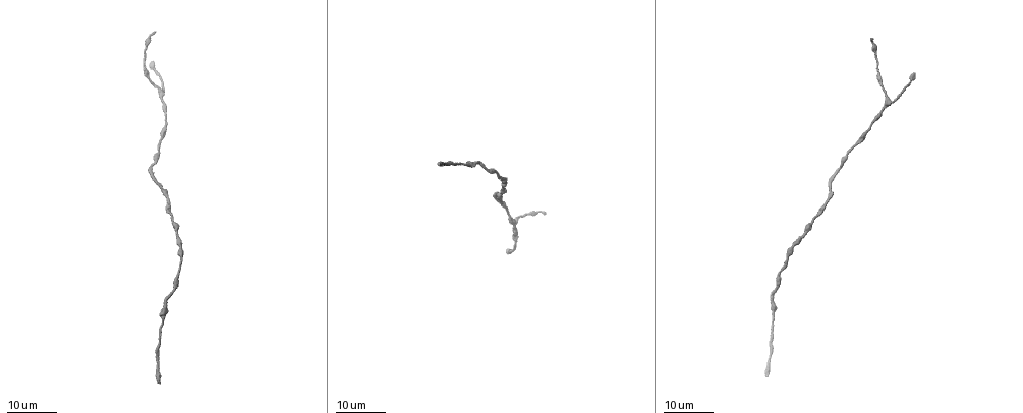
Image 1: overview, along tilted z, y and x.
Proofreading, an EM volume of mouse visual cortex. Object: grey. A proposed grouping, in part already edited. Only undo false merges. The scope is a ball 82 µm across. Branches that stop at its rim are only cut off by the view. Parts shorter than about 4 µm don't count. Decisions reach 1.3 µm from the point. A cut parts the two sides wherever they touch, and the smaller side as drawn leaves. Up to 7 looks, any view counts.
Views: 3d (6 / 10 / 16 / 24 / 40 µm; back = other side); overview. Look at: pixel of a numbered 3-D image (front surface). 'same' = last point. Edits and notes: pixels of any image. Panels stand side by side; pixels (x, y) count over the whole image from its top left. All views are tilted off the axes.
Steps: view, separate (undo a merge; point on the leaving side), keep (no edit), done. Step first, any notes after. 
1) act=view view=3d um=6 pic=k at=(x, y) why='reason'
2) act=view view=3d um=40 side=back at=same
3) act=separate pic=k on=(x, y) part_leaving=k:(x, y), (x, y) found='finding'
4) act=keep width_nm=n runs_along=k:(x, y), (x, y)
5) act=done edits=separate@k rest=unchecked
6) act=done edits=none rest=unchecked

act=view view=3d um=24 pic=1 at=(168, 201)

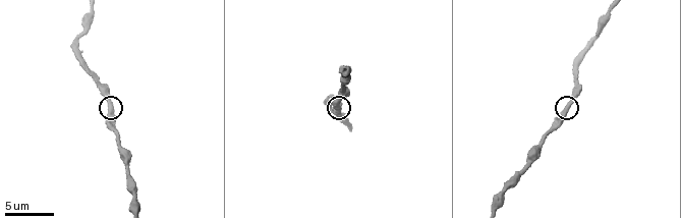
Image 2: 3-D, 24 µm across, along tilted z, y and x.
act=view view=3d um=10 pic=2 at=(568, 107)

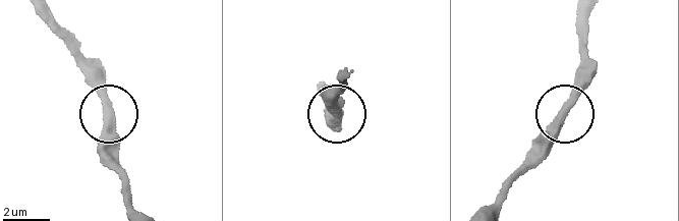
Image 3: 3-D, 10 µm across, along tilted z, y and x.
act=keep width_nm=340 found='one cell here'

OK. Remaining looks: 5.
act=view view=3d um=6 pic=2 at=(609, 9) why='sudden change in width'

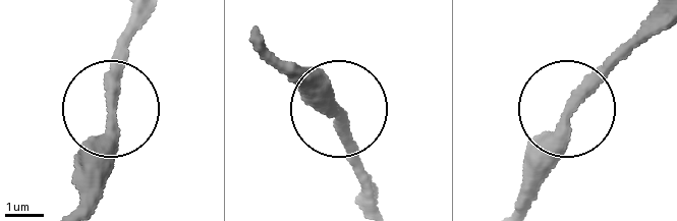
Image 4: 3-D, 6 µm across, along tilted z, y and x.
act=keep runs_along=4:(519, 199), (574, 98), (655, 18) found='continuous, no second cell'

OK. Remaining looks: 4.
act=view view=3d um=24 pic=1 at=(890, 102)

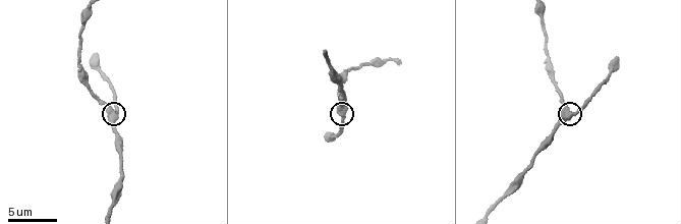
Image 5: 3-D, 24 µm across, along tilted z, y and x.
act=view view=3d um=10 pic=5 at=(342, 119)

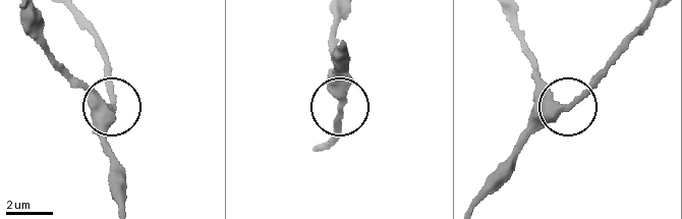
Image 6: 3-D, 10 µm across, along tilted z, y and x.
act=keep side_arm_um=8 found='all the same cell'

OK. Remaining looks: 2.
act=view view=3d um=10 pic=5 at=(88, 88) why='a narrow waist'

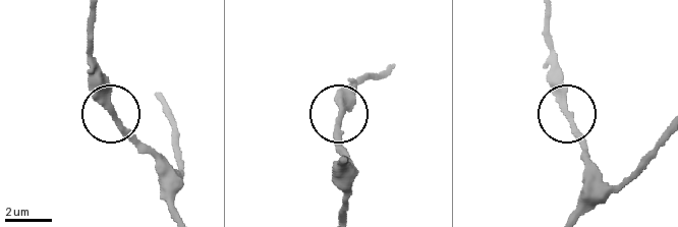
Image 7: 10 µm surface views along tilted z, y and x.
act=view view=3d um=10 side=back pic=7 at=(113, 113)

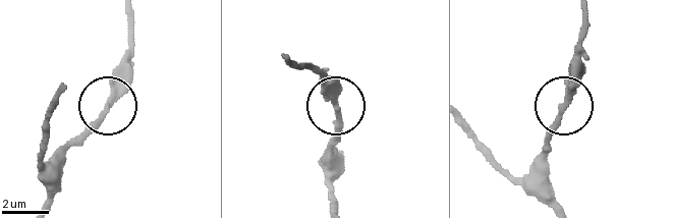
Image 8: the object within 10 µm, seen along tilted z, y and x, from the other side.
act=keep width_nm=230 runs_along=8:(48, 200), (63, 152), (105, 107), (111, 73), (120, 59) found='one cell here'

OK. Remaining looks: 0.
act=done edits=none rest=unchecked

